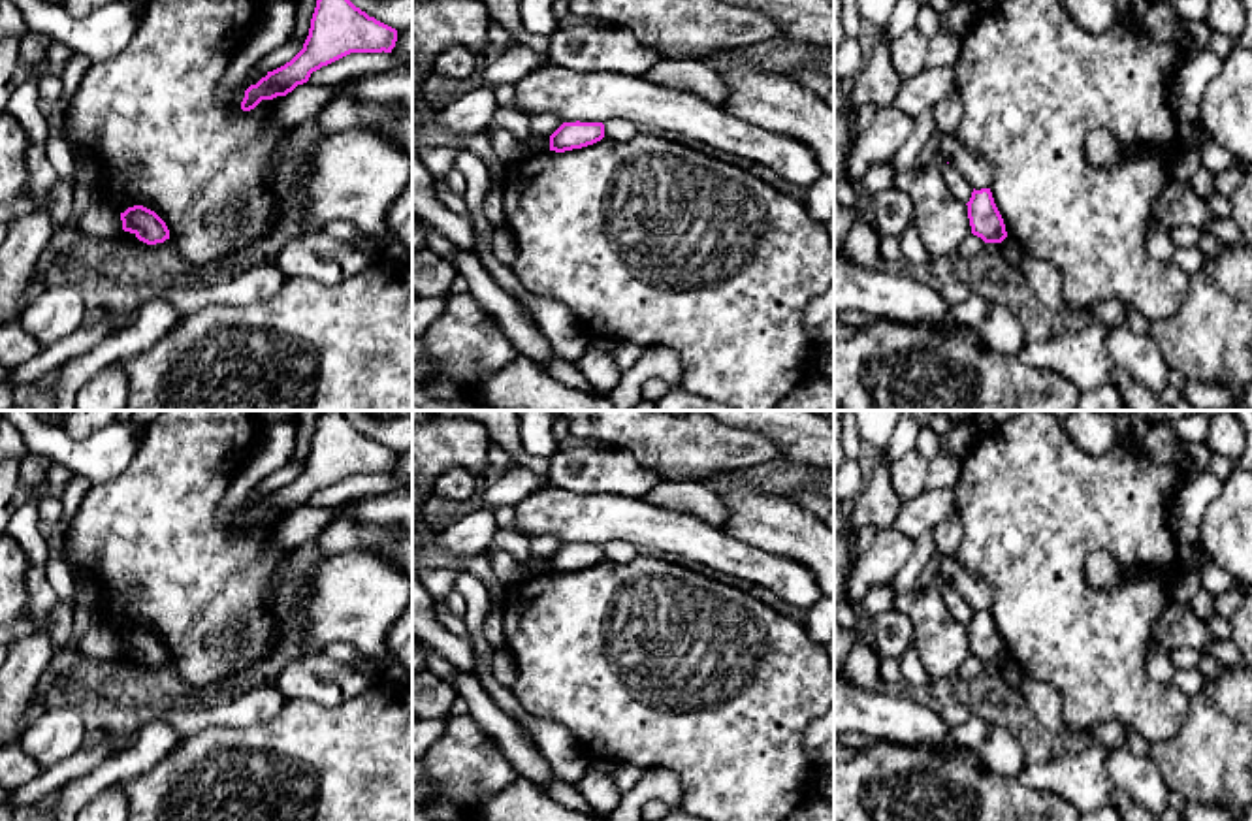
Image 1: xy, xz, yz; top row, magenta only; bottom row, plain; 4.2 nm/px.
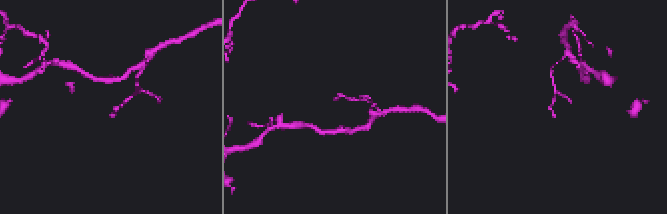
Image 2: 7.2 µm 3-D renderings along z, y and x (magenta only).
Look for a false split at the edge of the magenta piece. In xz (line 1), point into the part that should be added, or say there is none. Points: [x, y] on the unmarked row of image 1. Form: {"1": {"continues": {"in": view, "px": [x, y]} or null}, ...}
{"1": {"continues": null}}

